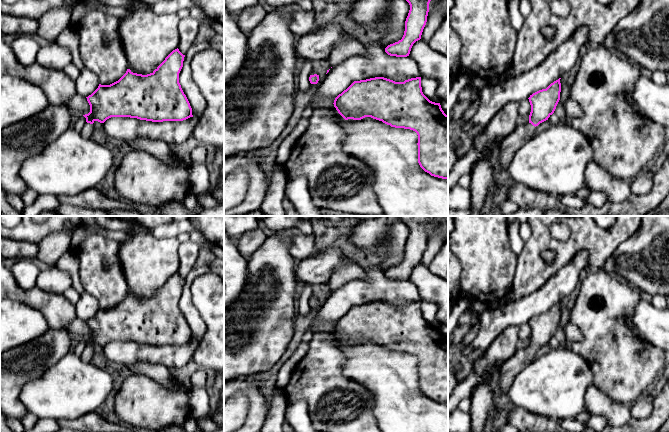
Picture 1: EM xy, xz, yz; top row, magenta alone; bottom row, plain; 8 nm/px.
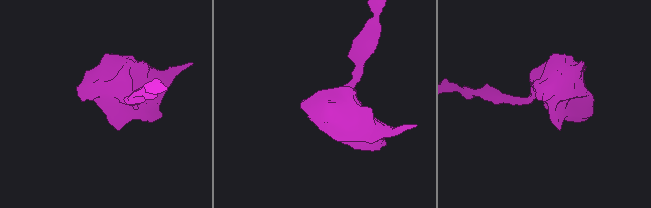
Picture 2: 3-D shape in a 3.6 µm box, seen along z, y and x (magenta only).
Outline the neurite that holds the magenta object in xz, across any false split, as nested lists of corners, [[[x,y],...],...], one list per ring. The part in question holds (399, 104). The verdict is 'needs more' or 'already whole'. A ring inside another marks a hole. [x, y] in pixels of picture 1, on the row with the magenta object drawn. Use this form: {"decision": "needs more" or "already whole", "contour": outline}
{"decision": "already whole", "contour": [[[384,77],[354,81],[334,100],[334,107],[345,119],[365,117],[395,128],[410,129],[418,135],[418,163],[431,176],[448,179],[448,115],[440,103],[430,101],[422,92],[421,77],[395,82]]]}

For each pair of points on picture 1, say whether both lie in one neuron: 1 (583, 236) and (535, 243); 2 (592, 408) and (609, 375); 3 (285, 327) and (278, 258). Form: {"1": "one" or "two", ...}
{"1": "one", "2": "two", "3": "one"}

